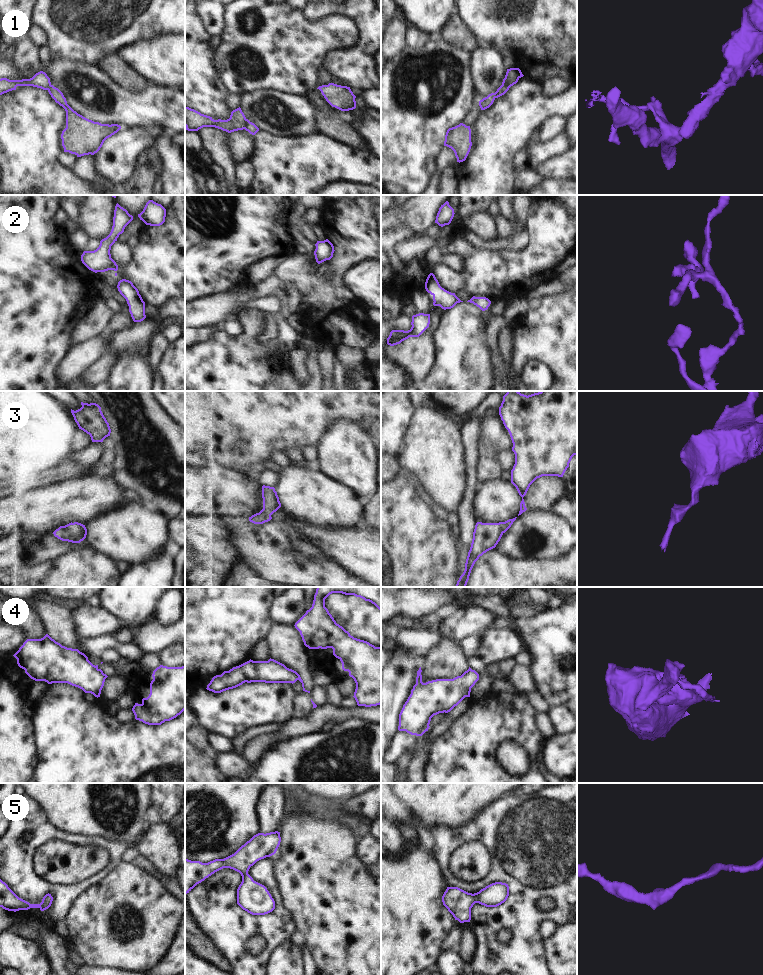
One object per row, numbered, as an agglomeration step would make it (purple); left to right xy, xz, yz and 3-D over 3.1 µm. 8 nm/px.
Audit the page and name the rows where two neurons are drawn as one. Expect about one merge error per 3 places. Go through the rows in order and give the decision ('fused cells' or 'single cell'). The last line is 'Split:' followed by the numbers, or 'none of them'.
1: fused cells
2: single cell
3: single cell
4: fused cells
5: single cell
Split: 1, 4

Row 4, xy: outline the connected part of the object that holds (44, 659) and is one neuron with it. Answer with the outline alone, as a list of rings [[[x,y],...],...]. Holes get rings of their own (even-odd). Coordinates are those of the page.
[[[48,634],[41,639],[27,639],[13,656],[35,681],[68,683],[100,697],[105,674],[84,653],[62,646]]]

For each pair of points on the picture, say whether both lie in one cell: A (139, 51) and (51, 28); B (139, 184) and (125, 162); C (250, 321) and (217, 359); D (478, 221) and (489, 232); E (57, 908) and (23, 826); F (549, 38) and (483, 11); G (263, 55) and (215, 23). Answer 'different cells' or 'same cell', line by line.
A: different cells
B: different cells
C: same cell
D: same cell
E: same cell
F: same cell
G: different cells

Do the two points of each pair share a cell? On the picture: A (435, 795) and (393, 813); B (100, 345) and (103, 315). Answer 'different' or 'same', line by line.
A: same
B: different

